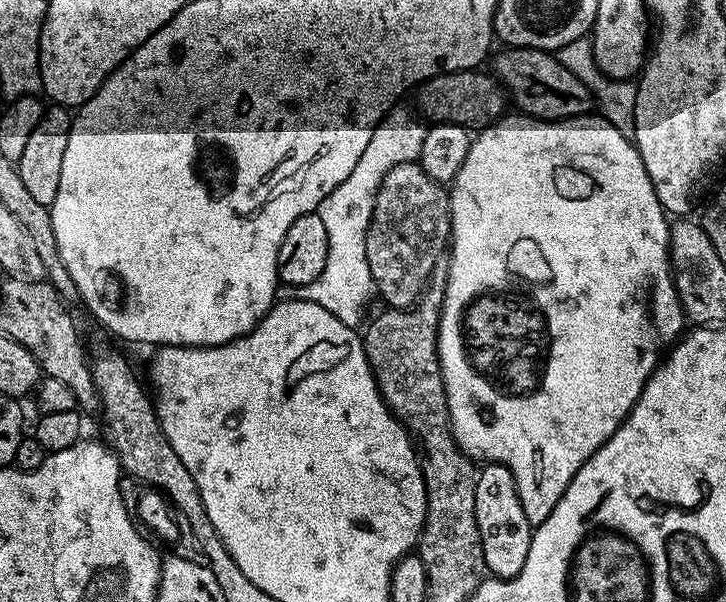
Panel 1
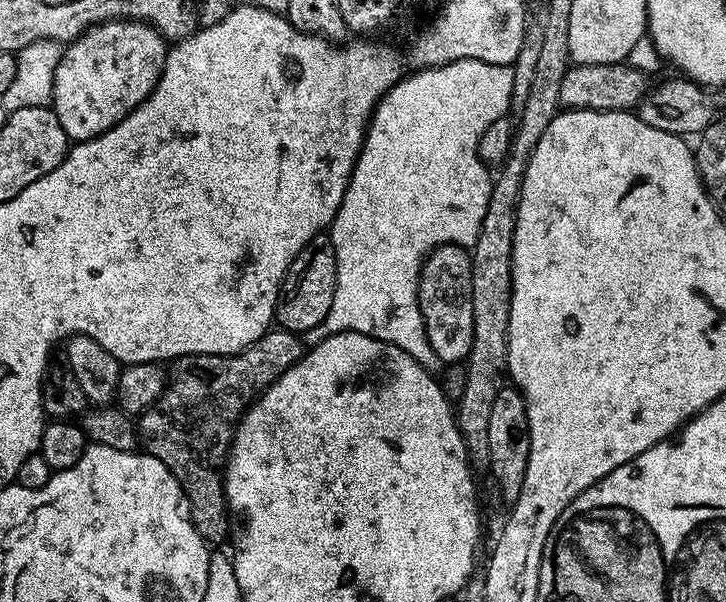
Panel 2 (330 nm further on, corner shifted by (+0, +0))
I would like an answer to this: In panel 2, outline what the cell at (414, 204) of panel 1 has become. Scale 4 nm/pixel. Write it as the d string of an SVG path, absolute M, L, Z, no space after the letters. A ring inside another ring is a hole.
M441 244L435 248L420 268L418 282L418 306L422 314L422 322L426 330L426 338L430 342L430 350L438 354L441 365L456 366L467 361L470 350L474 346L474 302L470 274L472 273L472 258L469 249L460 248L457 244Z

